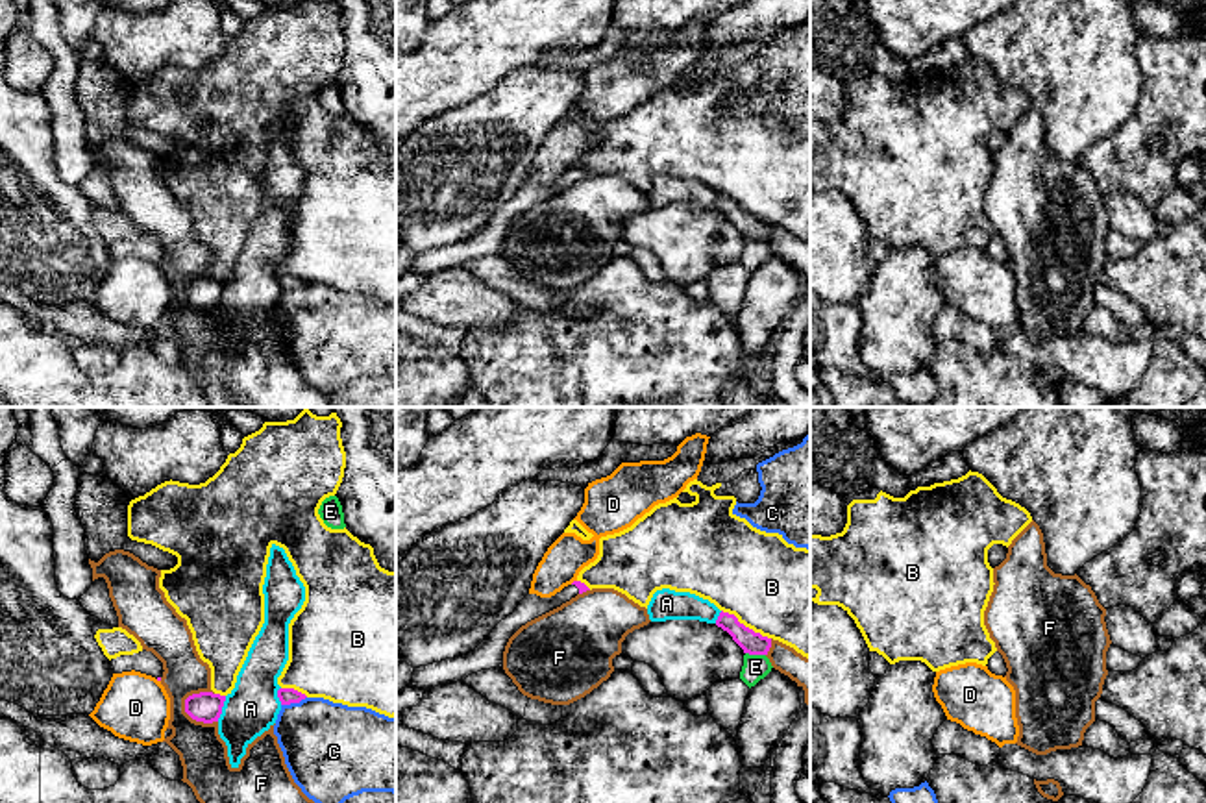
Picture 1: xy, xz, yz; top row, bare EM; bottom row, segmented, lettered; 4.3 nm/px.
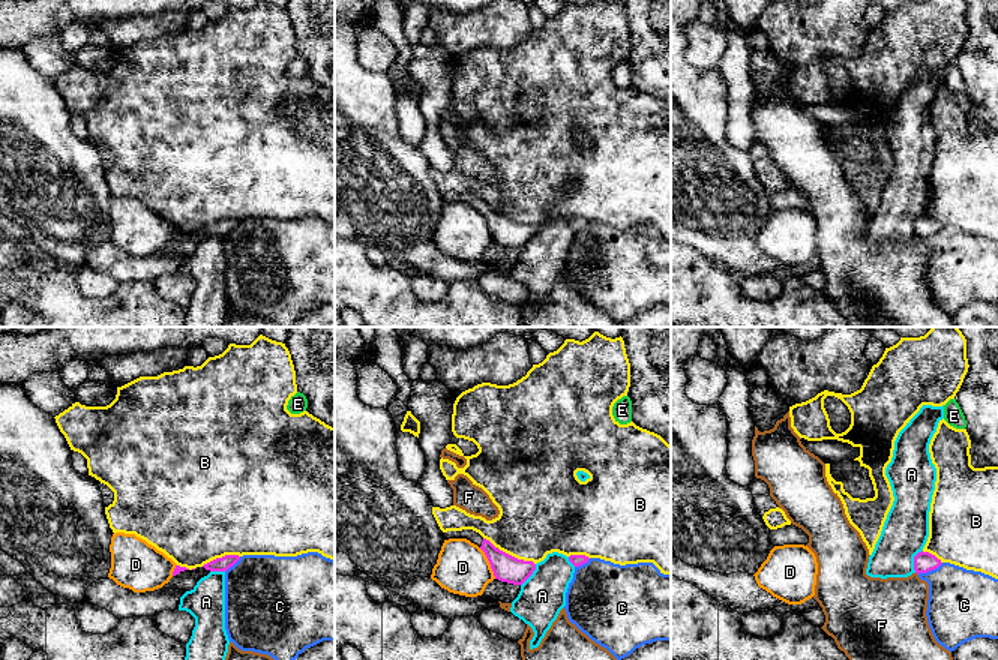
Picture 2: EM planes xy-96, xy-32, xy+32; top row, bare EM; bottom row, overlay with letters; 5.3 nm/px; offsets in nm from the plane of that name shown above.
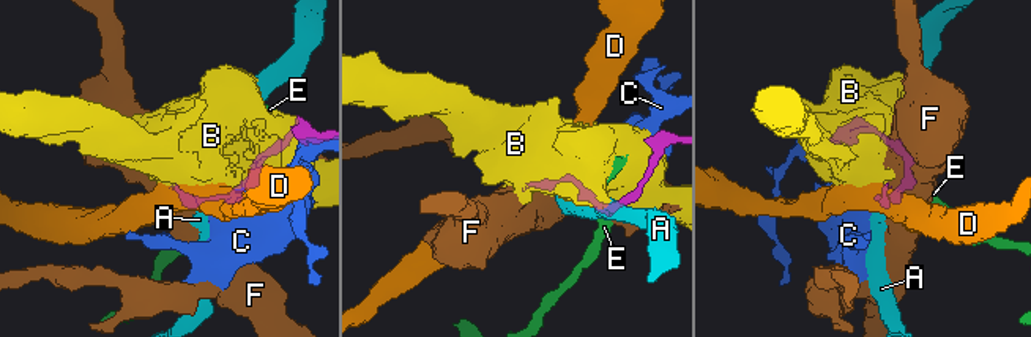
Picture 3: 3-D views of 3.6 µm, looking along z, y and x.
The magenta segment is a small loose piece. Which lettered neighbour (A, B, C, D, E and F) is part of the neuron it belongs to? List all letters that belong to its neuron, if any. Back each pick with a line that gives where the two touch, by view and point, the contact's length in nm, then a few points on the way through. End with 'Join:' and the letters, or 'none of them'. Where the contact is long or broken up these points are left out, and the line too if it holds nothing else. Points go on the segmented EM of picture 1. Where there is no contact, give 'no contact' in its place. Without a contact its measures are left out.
Join: none of them

